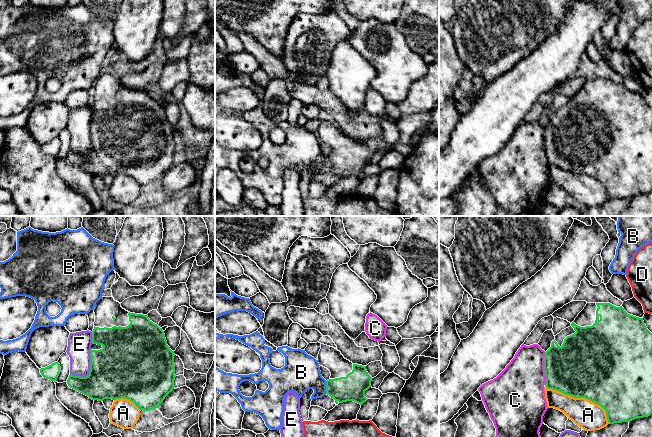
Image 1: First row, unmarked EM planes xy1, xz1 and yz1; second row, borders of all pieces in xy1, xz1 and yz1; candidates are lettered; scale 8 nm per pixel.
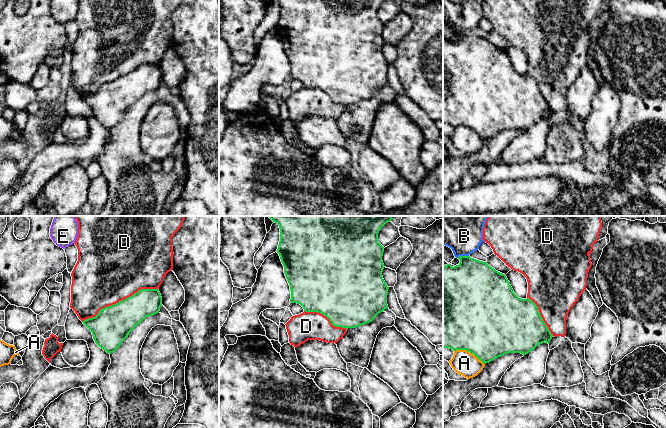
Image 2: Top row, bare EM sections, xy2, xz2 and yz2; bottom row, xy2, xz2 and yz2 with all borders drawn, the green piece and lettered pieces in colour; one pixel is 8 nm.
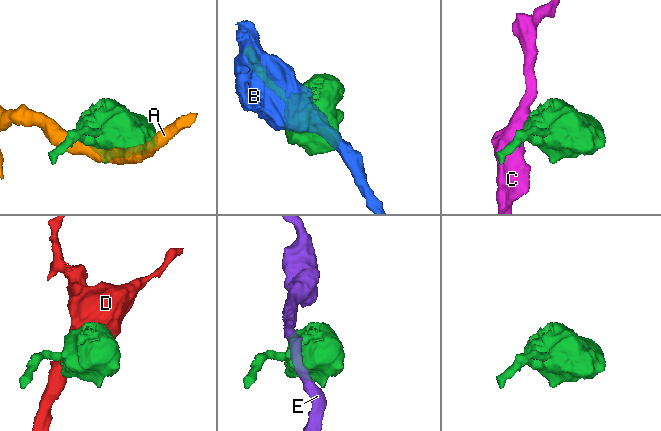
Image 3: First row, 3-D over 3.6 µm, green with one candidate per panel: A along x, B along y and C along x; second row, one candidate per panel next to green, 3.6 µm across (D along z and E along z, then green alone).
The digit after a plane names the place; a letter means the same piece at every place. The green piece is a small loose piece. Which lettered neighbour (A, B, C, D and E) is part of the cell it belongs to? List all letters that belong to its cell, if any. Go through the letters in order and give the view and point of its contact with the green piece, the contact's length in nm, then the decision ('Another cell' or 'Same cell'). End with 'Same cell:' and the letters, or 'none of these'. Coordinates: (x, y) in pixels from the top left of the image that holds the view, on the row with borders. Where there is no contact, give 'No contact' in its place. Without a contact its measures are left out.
A: Touches green at yz1 (581, 397). Shared border 600 nm. Another cell
B: Touches green at xz1 (326, 387). Shared border 100 nm. Another cell
C: Touches green at yz1 (544, 368). Shared border 260 nm. Another cell
D: Touches green at xy2 (119, 301). Shared border 650 nm. Another cell
E: Touches green at xy1 (89, 371). Shared border 260 nm. Another cell
Same cell: none of these

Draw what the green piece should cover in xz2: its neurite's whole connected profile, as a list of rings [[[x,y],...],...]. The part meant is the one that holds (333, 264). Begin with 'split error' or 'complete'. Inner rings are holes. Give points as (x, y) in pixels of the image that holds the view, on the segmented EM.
complete | [[[268,216],[280,228],[277,253],[291,290],[291,303],[300,304],[305,312],[326,316],[333,326],[356,328],[370,323],[387,305],[389,287],[382,272],[384,247],[378,242],[381,228],[392,216]]]

